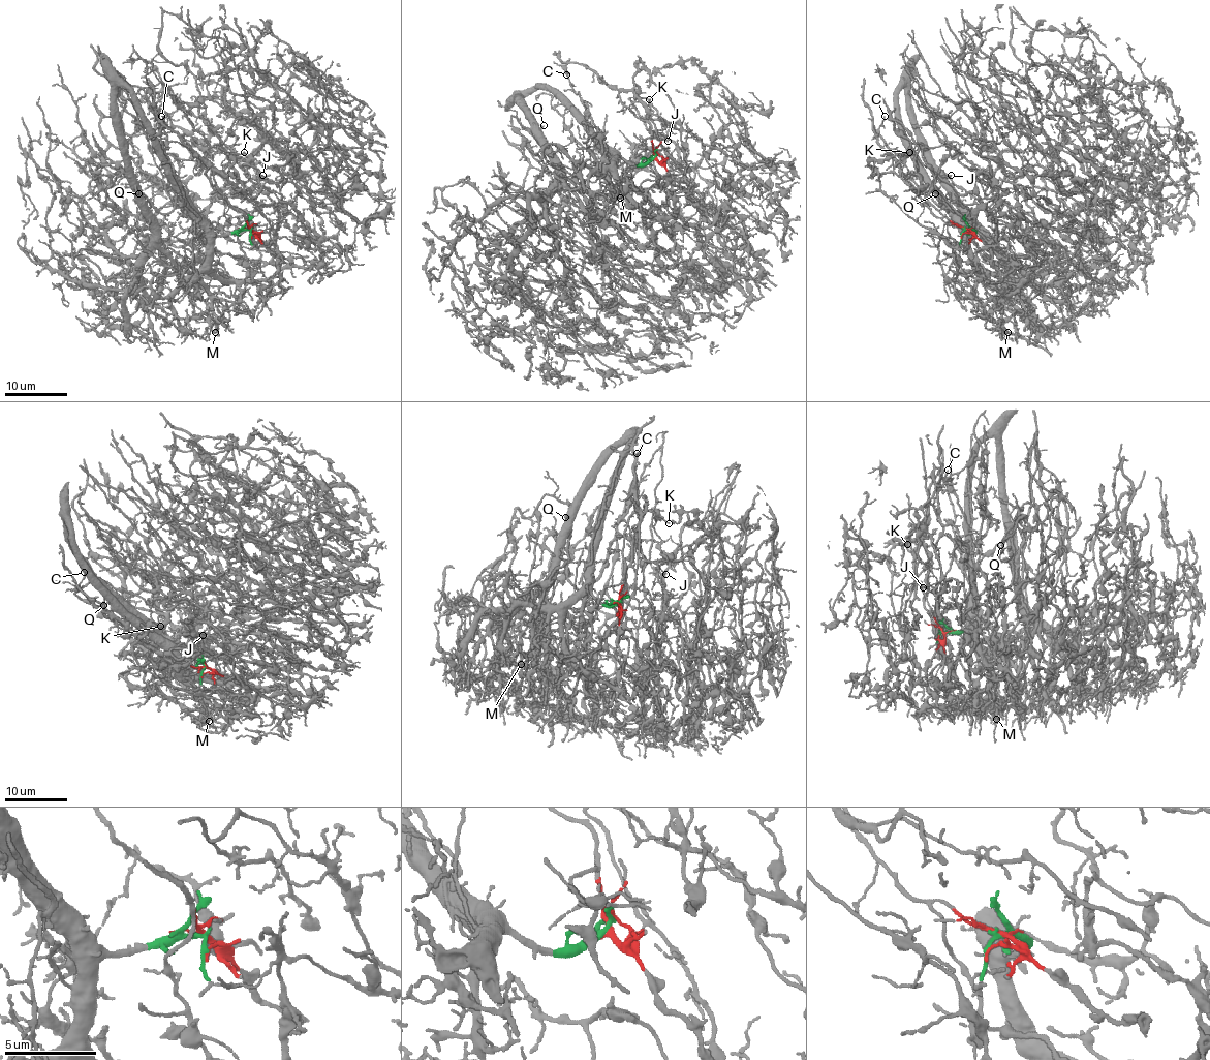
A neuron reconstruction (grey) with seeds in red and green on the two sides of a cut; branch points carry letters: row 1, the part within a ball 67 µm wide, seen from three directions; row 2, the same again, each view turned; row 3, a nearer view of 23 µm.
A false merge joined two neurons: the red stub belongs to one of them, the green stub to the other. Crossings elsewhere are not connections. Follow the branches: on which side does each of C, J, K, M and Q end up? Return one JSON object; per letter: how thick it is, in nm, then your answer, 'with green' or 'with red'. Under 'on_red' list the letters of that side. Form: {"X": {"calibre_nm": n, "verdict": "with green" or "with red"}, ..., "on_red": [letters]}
{"C": {"calibre_nm": 160, "verdict": "with red"}, "J": {"calibre_nm": 150, "verdict": "with red"}, "K": {"calibre_nm": 160, "verdict": "with red"}, "M": {"calibre_nm": 160, "verdict": "with green"}, "Q": {"calibre_nm": 200, "verdict": "with green"}, "on_red": ["C", "J", "K"]}

